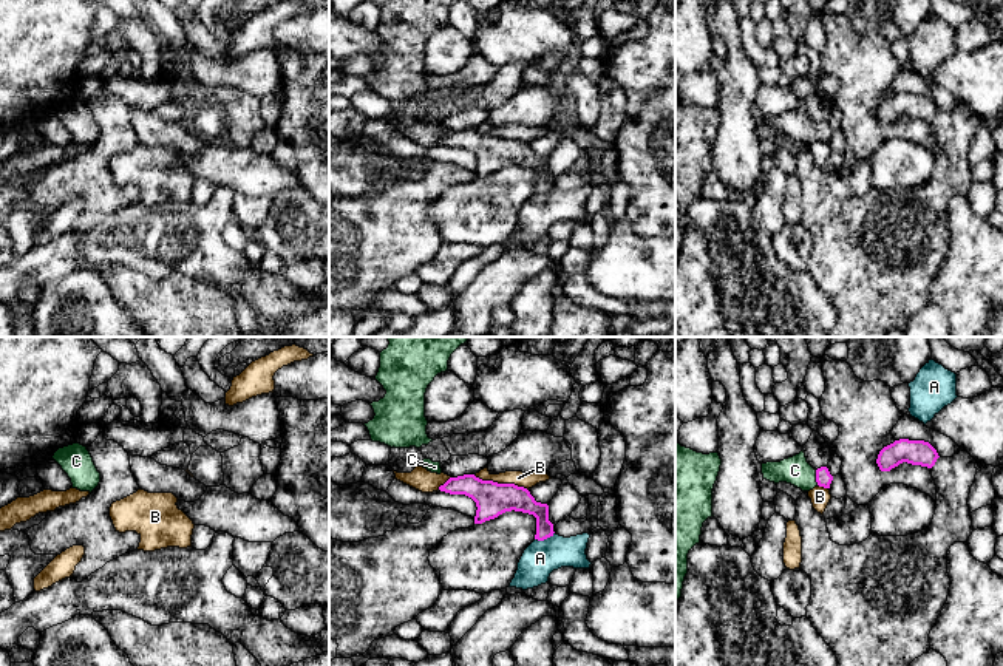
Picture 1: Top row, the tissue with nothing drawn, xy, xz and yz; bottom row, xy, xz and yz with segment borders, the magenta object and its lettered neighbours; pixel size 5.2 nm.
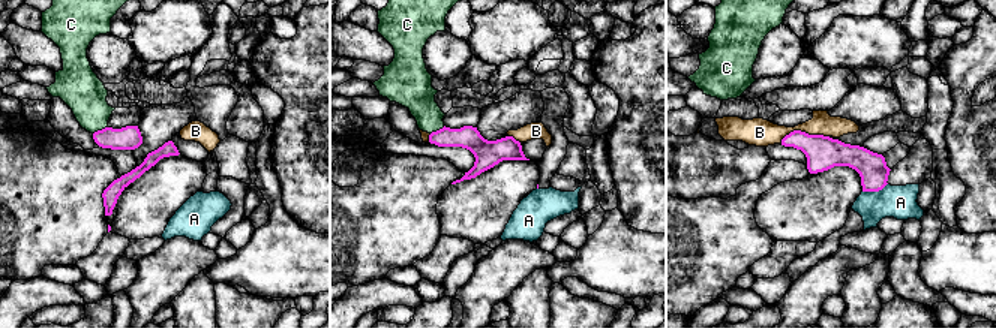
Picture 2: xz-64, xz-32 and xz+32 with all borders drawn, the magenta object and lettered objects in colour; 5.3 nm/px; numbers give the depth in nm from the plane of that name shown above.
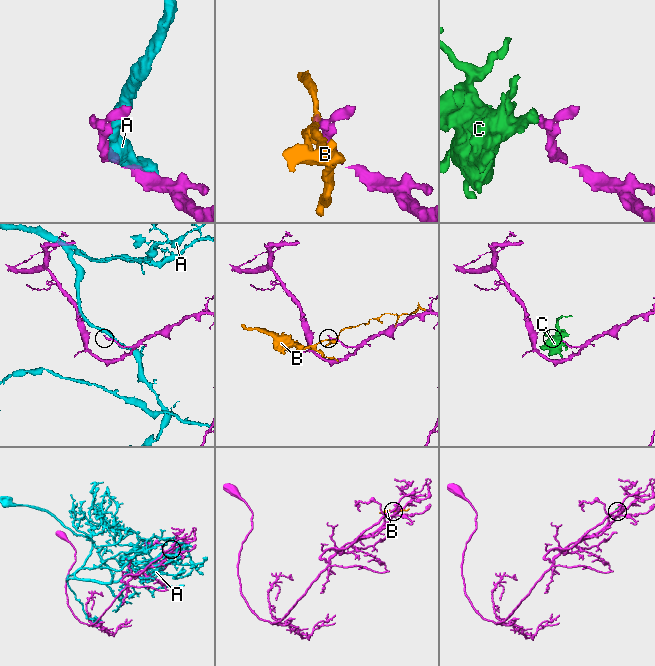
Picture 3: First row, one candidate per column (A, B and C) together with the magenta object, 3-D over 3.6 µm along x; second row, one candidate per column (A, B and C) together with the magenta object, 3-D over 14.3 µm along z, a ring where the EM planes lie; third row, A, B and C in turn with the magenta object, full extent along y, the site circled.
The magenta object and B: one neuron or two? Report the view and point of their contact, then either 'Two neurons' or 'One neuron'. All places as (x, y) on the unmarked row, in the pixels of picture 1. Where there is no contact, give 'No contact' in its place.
Touches magenta at xz (501, 138). Two neurons

